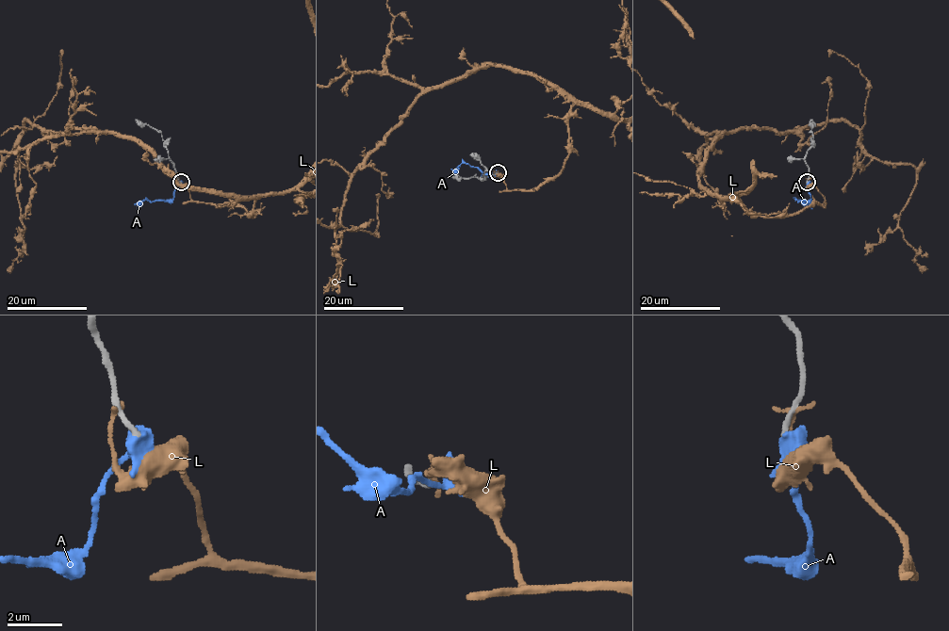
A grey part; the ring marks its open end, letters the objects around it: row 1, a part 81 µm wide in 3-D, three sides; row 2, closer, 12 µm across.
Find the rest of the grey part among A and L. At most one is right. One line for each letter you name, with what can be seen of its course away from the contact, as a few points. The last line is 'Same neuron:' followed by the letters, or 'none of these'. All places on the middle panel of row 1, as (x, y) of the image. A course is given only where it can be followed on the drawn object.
Same neuron: none of these

